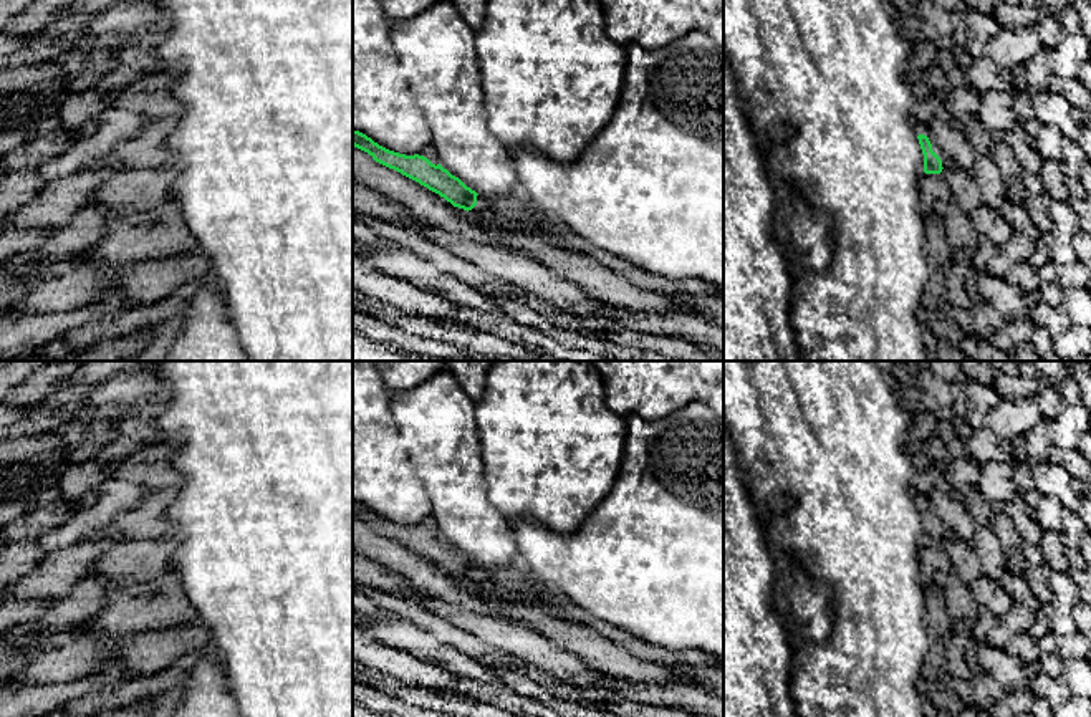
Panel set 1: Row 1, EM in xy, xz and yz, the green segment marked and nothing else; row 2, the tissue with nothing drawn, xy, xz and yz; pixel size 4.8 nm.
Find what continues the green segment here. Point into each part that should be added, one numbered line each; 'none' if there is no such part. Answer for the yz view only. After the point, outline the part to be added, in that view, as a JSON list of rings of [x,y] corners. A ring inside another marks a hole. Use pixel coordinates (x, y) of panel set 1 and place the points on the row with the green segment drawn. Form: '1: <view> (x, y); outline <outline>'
1: yz (919, 125); outline [[[917,114],[912,121],[911,126],[916,132],[916,136],[924,134],[929,137],[930,144],[932,144],[932,151],[940,157],[942,161],[942,167],[947,167],[950,164],[950,161],[942,154],[942,151],[937,147],[937,144],[932,141],[930,137],[930,131],[927,128],[927,123],[924,119],[924,116]]]

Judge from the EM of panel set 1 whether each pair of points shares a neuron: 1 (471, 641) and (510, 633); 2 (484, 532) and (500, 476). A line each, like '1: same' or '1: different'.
1: different
2: different

